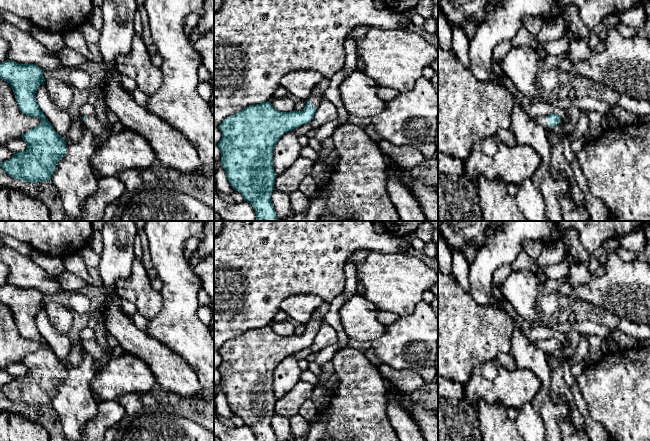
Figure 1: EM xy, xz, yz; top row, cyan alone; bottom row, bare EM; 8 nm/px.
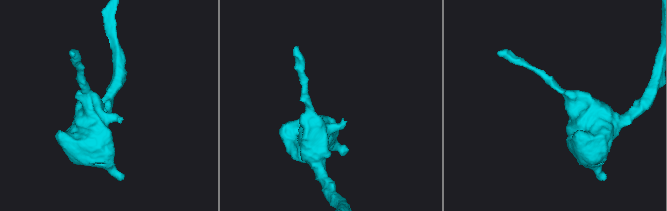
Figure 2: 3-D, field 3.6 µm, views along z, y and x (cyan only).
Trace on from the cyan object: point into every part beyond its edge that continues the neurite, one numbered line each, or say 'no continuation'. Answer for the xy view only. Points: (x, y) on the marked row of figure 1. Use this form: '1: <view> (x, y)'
1: xy (92, 123)

